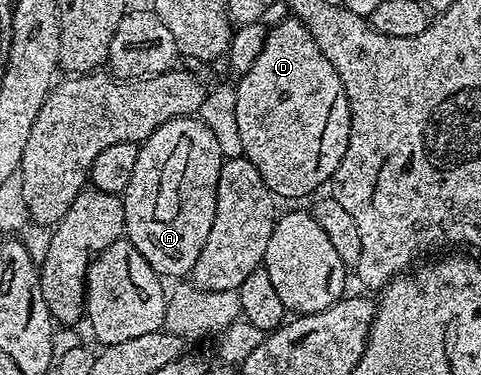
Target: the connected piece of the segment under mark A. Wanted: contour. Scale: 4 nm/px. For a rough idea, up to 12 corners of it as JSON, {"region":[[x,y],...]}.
{"region":[[197,115],[141,141],[125,239],[193,273],[224,157]]}

